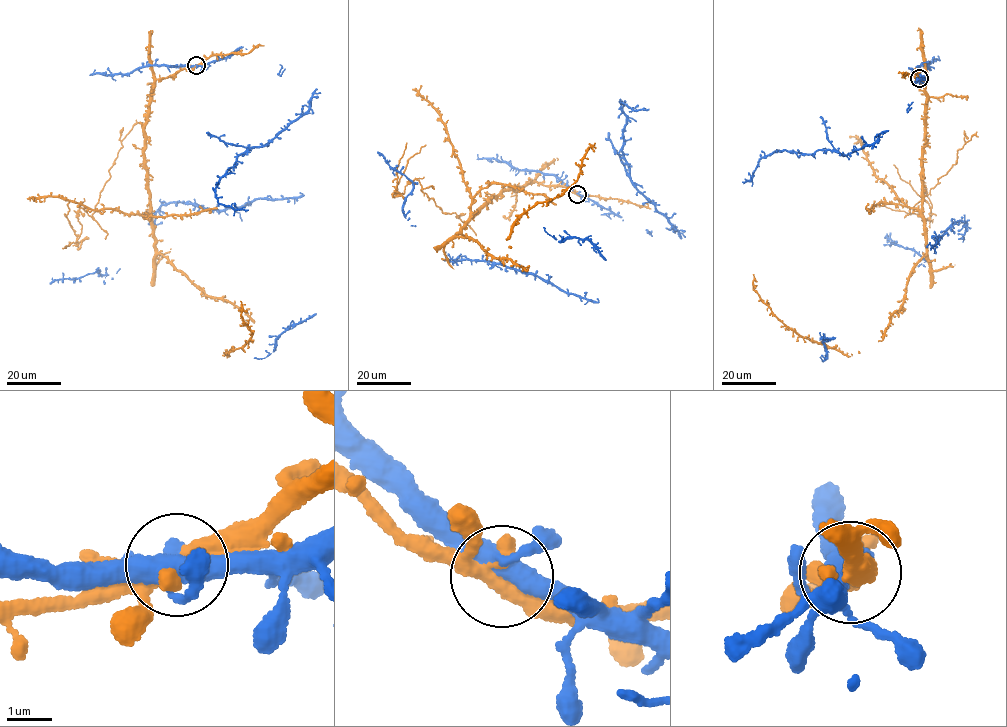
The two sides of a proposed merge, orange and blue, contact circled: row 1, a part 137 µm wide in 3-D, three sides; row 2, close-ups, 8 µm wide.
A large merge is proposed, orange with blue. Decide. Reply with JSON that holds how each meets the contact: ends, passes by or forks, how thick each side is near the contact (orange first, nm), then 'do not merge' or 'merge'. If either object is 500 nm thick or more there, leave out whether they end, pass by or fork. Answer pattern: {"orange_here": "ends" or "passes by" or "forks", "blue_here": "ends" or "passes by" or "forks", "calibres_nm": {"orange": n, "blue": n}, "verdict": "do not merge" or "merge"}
{"orange_here": "forks", "blue_here": "forks", "calibres_nm": {"orange": 320, "blue": 400}, "verdict": "do not merge"}

